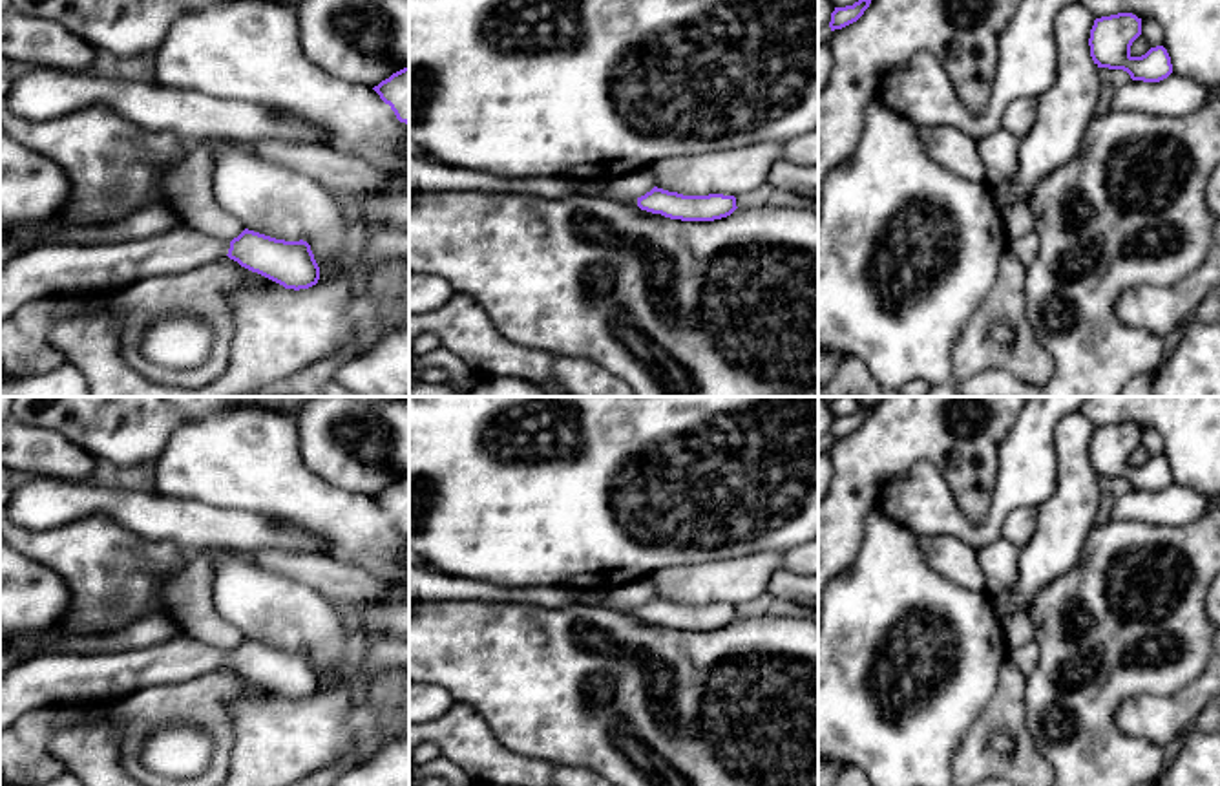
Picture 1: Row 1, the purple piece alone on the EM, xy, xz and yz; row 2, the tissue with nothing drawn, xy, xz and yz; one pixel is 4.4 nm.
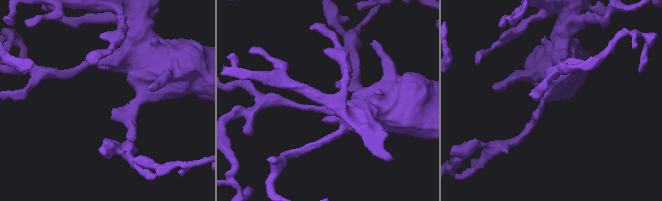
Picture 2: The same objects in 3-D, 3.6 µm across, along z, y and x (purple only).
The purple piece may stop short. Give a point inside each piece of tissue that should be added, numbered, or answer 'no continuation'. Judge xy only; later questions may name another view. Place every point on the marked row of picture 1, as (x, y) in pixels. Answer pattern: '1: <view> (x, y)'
1: xy (53, 269)

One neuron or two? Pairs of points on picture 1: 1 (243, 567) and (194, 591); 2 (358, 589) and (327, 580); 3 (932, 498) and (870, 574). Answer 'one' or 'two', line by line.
1: two
2: one
3: two

